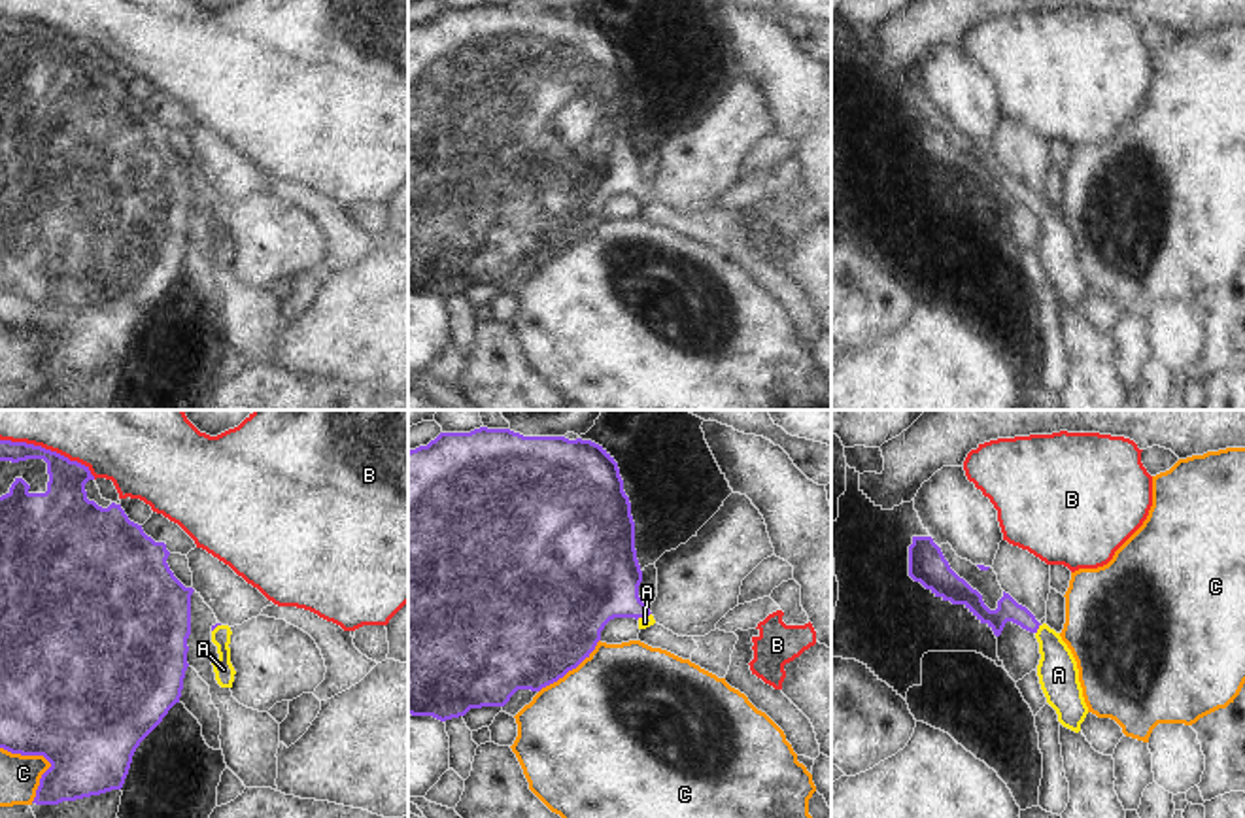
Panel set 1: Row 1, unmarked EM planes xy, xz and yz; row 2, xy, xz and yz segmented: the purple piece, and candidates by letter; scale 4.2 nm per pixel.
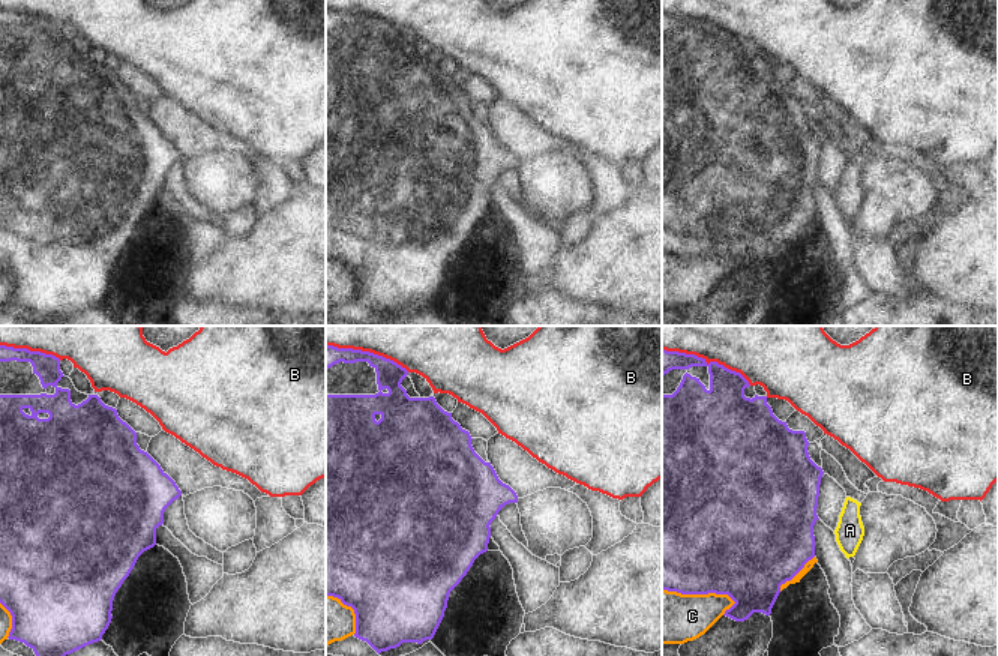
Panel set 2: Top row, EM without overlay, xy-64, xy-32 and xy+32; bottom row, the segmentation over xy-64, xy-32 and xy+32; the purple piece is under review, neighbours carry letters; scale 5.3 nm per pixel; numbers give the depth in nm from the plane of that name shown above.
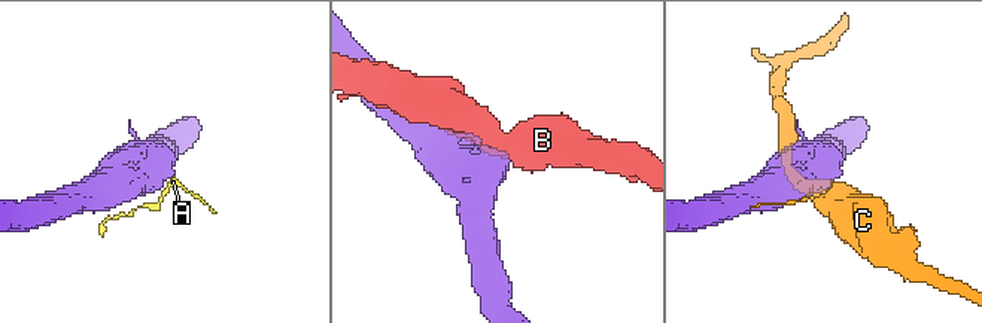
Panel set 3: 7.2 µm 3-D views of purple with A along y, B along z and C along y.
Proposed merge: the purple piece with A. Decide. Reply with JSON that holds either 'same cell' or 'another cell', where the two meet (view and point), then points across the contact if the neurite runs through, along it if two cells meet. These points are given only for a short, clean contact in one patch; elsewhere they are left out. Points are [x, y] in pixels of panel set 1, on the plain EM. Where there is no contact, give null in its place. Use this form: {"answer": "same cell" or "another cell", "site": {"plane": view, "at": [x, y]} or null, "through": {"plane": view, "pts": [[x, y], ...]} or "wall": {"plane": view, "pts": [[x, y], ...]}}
{"answer": "same cell", "site": {"plane": "yz", "at": [1038, 204]}, "through": {"plane": "yz", "pts": [[1007, 186], [1038, 204], [1051, 220], [1058, 252]]}}

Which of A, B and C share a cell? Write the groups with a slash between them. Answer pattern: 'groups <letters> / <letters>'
groups A / B / C

